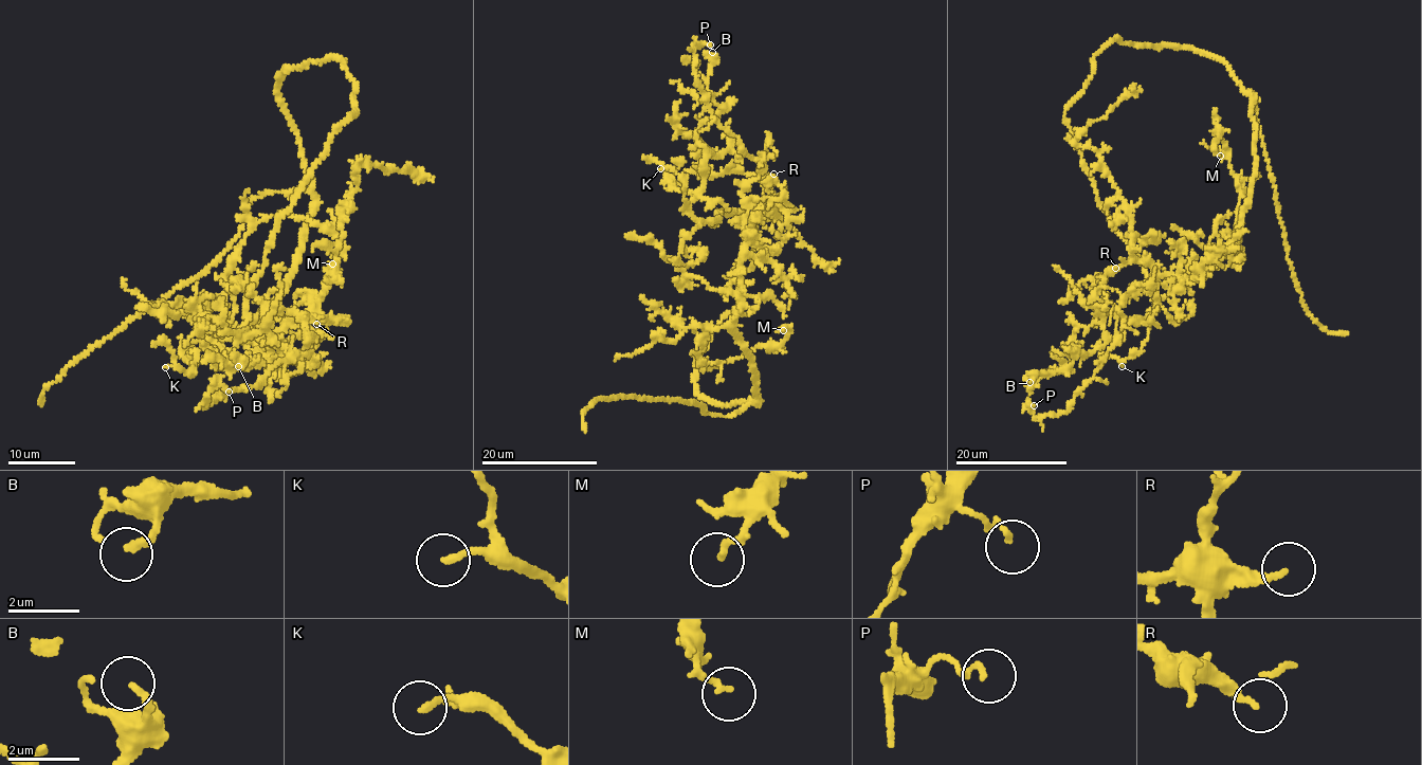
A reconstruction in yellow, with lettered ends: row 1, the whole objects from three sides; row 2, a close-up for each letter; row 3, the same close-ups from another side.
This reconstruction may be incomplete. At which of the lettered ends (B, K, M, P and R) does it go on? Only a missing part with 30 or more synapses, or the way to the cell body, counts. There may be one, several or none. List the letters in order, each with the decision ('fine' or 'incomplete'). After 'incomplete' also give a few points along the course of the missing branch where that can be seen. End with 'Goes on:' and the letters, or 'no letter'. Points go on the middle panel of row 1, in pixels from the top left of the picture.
B: fine
K: fine
M: fine
P: fine
R: fine
Goes on: no letter

